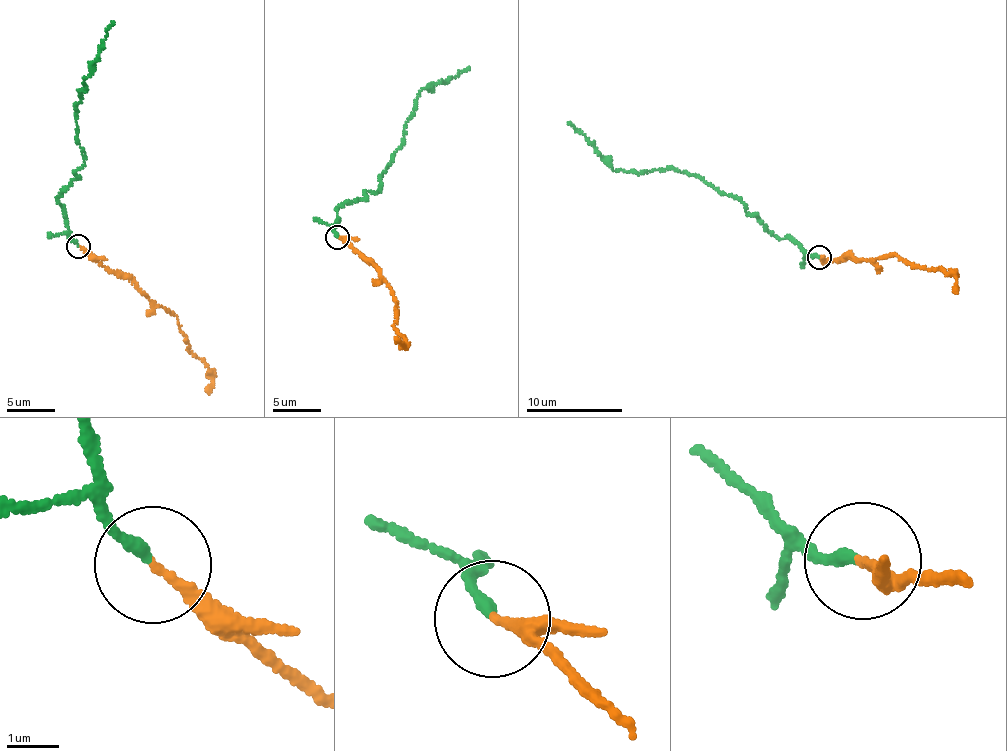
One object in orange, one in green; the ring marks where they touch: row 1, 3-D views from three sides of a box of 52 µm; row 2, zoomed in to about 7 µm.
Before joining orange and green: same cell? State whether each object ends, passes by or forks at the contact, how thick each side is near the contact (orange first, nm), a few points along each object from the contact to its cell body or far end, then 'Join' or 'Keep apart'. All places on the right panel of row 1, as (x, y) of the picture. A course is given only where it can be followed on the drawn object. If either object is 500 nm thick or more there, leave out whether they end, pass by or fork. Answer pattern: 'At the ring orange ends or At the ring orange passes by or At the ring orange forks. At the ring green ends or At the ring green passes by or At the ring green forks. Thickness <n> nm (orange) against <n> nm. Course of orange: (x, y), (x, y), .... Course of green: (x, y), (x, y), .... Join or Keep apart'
At the ring orange ends. At the ring green ends. Thickness 170 nm (orange) against 200 nm. Course of orange: (818, 258), (834, 261), (846, 254), (874, 260), (893, 254), (950, 273), (957, 279), (955, 293). Course of green: (818, 258), (788, 238), (776, 237), (741, 202), (693, 175), (675, 169), (638, 173), (615, 170), (568, 122). Join

